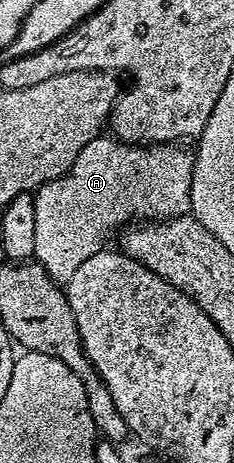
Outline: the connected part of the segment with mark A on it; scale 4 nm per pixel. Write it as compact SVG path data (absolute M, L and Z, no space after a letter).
M100 134L76 154L76 162L63 176L42 184L33 193L36 210L33 259L55 282L65 285L87 258L107 247L106 239L114 231L125 229L131 222L171 220L173 216L187 215L193 169L193 151L181 143L124 144Z

